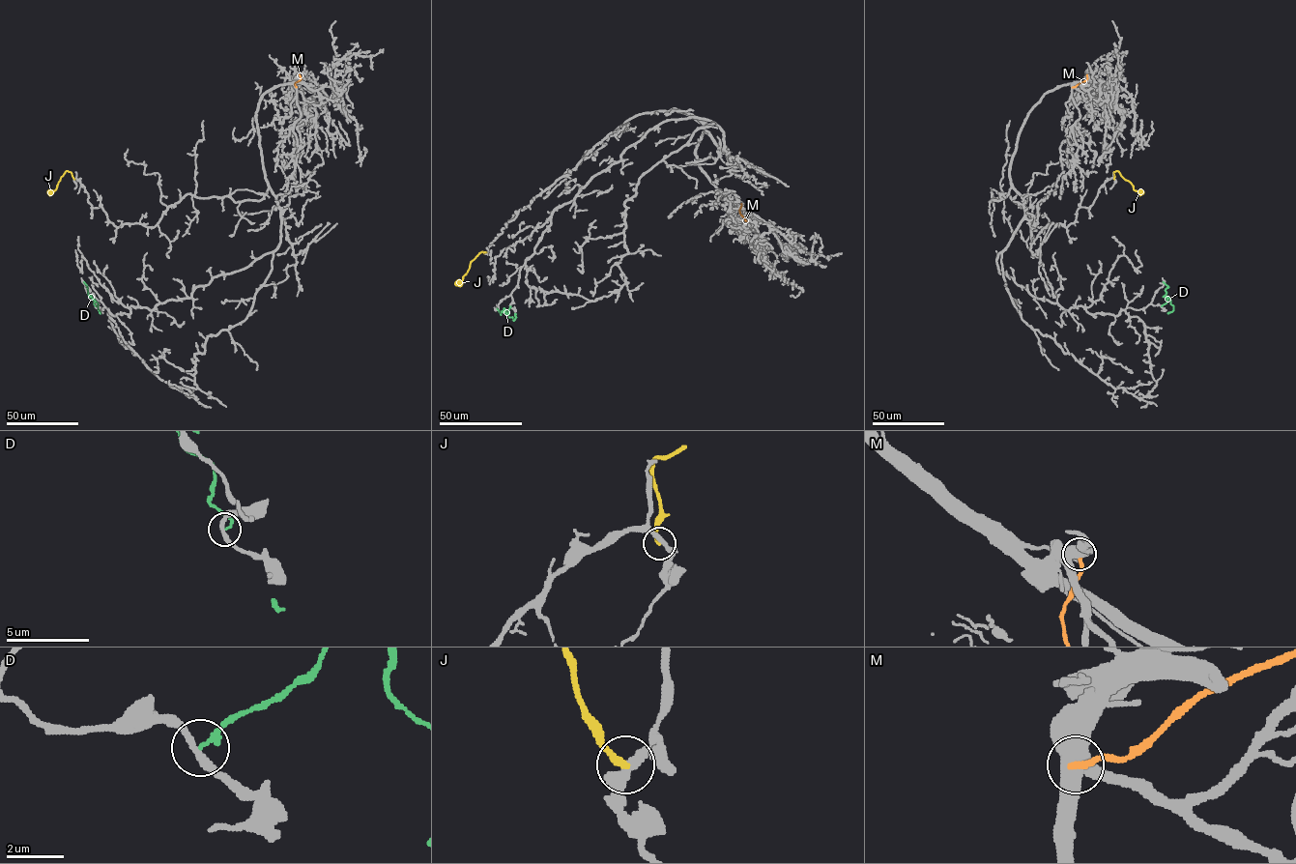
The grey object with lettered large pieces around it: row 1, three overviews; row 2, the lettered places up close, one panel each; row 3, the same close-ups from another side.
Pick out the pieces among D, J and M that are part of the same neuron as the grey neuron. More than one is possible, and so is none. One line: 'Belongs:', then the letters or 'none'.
Belongs: none

